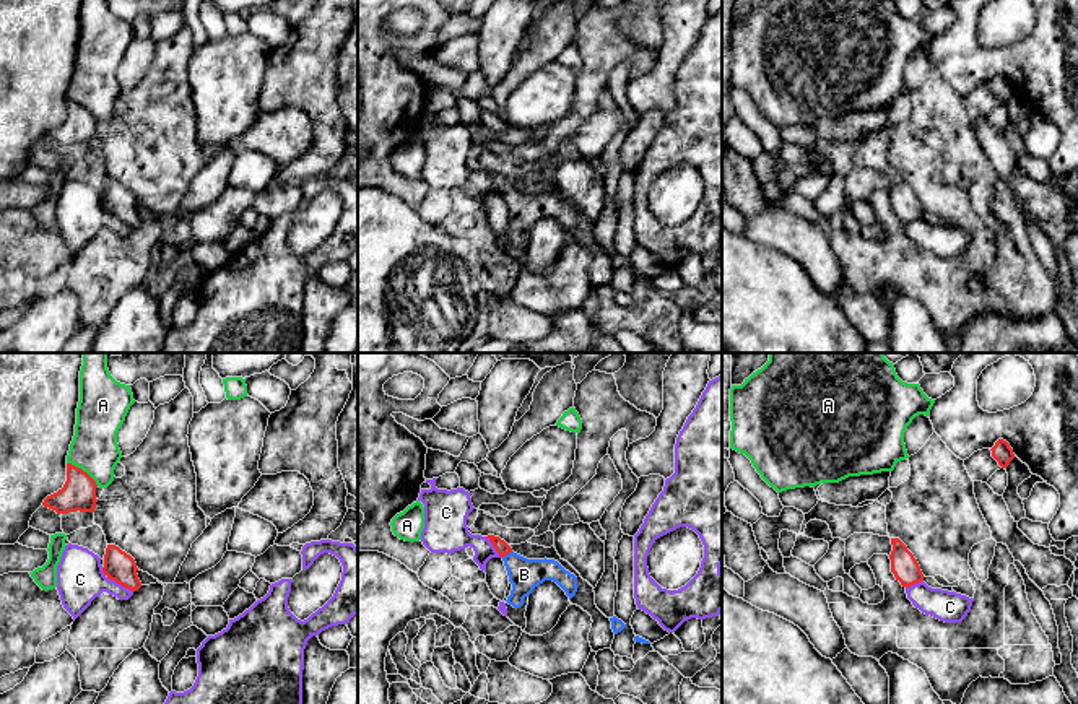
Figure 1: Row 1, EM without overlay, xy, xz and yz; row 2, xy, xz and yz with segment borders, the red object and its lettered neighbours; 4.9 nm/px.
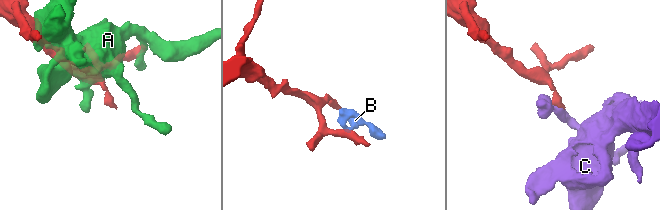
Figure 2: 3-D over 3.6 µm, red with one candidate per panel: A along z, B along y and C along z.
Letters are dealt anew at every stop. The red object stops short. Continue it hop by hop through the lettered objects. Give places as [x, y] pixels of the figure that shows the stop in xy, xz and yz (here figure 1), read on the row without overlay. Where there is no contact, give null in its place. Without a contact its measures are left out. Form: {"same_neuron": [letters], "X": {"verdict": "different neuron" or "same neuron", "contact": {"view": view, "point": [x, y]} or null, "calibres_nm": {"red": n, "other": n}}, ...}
{"same_neuron": ["B"], "A": {"verdict": "different neuron", "contact": {"view": "xy", "point": [82, 106]}, "calibres_nm": {"red": 170, "other": 240}}, "B": {"verdict": "same neuron", "contact": {"view": "xz", "point": [508, 189]}, "calibres_nm": {"red": 70, "other": 160}}, "C": {"verdict": "different neuron", "contact": {"view": "xy", "point": [114, 215]}, "calibres_nm": {"red": 150, "other": 240}}}

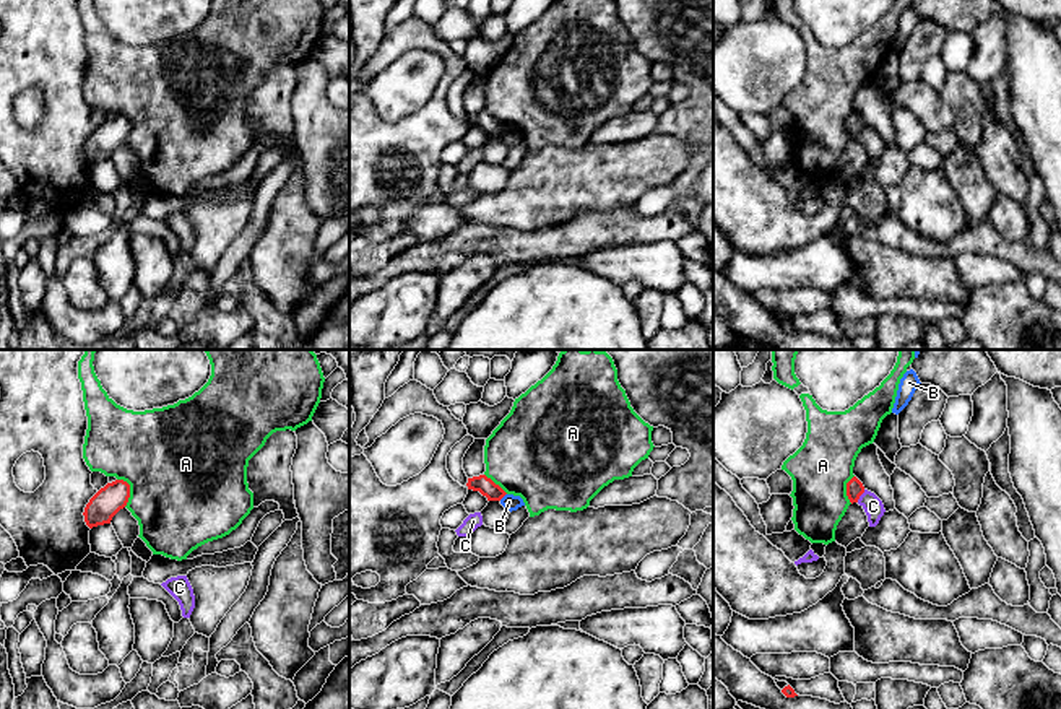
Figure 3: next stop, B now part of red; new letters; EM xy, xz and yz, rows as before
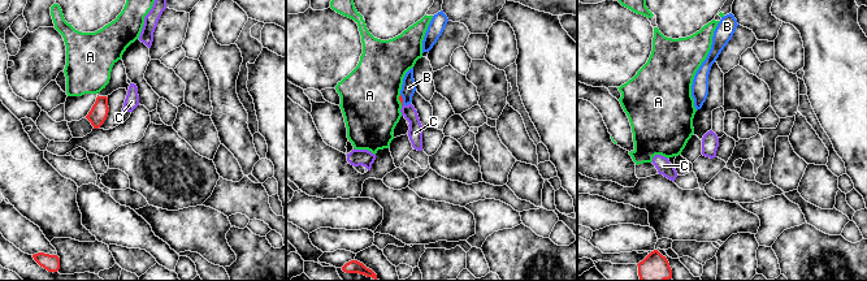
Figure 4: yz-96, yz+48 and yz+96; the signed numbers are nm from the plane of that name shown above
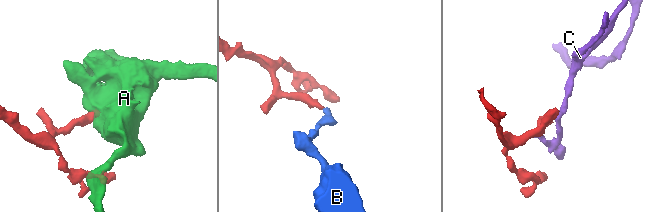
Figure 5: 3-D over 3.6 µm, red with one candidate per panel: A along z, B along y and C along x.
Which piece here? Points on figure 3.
{"same_neuron": [], "A": {"verdict": "different neuron", "contact": {"view": "xy", "point": [129, 126]}, "calibres_nm": {"red": 150, "other": 500}}, "B": {"verdict": "different neuron", "contact": {"view": "xz", "point": [502, 132]}, "calibres_nm": {"red": 90, "other": 80}}, "C": {"verdict": "different neuron", "contact": {"view": "yz", "point": [860, 130]}, "calibres_nm": {"red": 90, "other": 100}}}

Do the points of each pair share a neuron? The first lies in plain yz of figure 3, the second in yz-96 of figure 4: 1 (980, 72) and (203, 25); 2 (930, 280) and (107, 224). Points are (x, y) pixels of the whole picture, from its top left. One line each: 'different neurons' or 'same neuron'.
1: different neurons
2: different neurons

